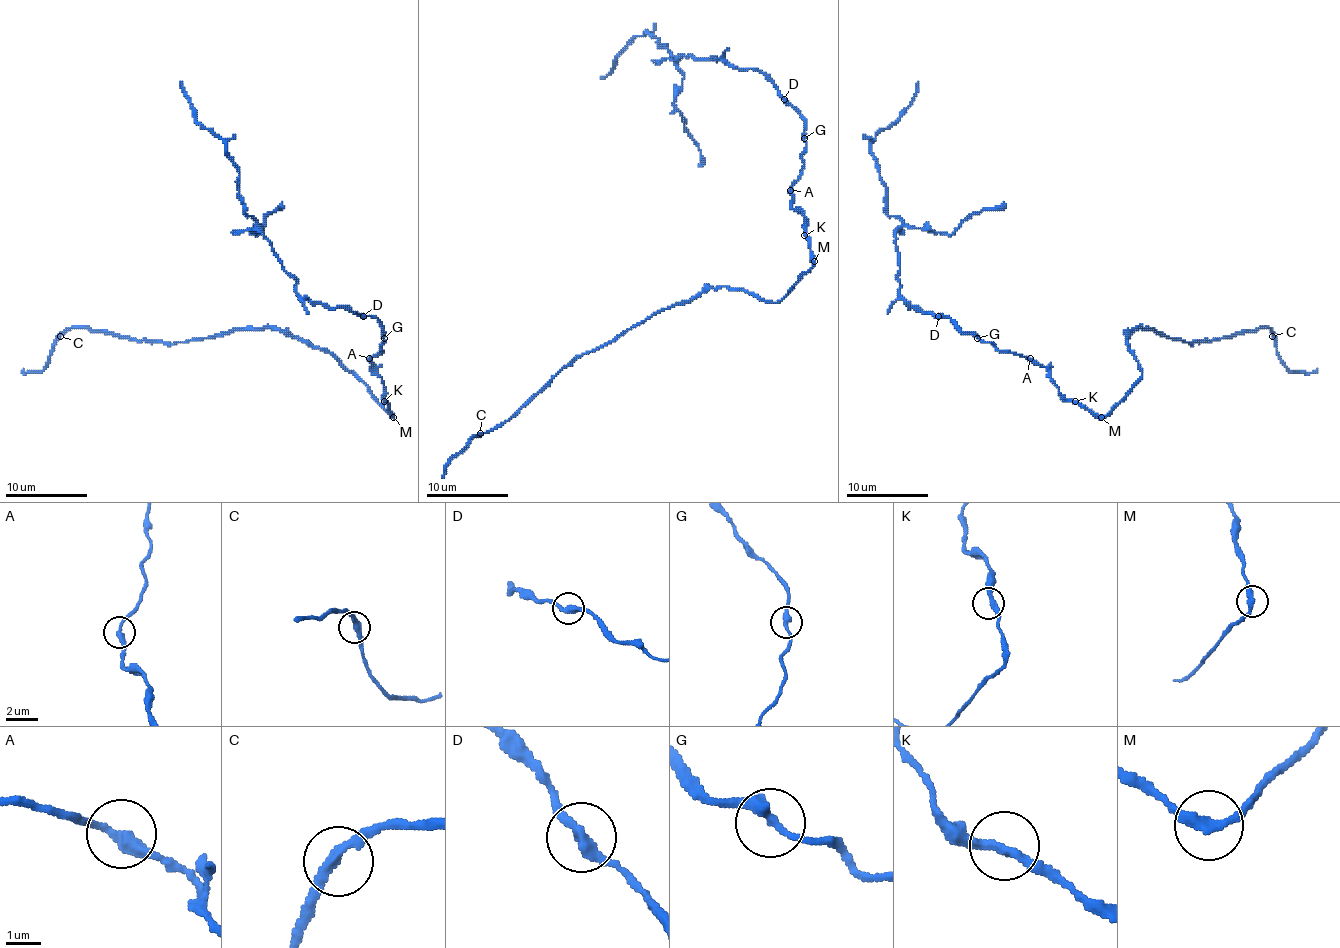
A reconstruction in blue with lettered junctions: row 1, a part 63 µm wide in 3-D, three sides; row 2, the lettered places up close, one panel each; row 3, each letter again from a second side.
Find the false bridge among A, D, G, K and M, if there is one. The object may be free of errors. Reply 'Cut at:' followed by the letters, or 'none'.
Cut at: M

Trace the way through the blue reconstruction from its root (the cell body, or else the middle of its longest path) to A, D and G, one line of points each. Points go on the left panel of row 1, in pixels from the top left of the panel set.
A: (386, 403), (384, 381), (371, 369), (369, 358)
D: (386, 403), (384, 381), (371, 369), (371, 356), (384, 350), (384, 326), (375, 318), (363, 316)
G: (386, 403), (384, 381), (371, 369), (371, 356), (384, 350), (384, 338)

